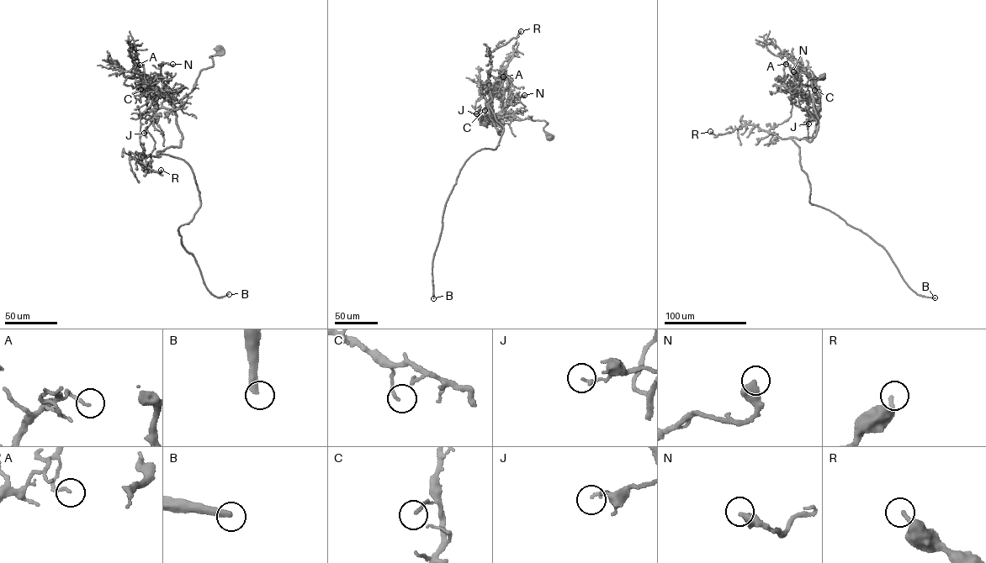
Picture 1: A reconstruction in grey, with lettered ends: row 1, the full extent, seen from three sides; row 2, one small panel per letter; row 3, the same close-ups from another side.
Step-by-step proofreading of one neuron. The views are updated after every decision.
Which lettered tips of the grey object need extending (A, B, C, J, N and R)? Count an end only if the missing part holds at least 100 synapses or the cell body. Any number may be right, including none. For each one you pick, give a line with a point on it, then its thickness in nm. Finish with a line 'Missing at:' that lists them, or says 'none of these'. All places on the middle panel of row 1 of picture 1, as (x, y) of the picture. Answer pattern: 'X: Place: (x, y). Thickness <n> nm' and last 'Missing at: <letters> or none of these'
B: Place: (433, 298). Thickness 320 nm
Missing at: B

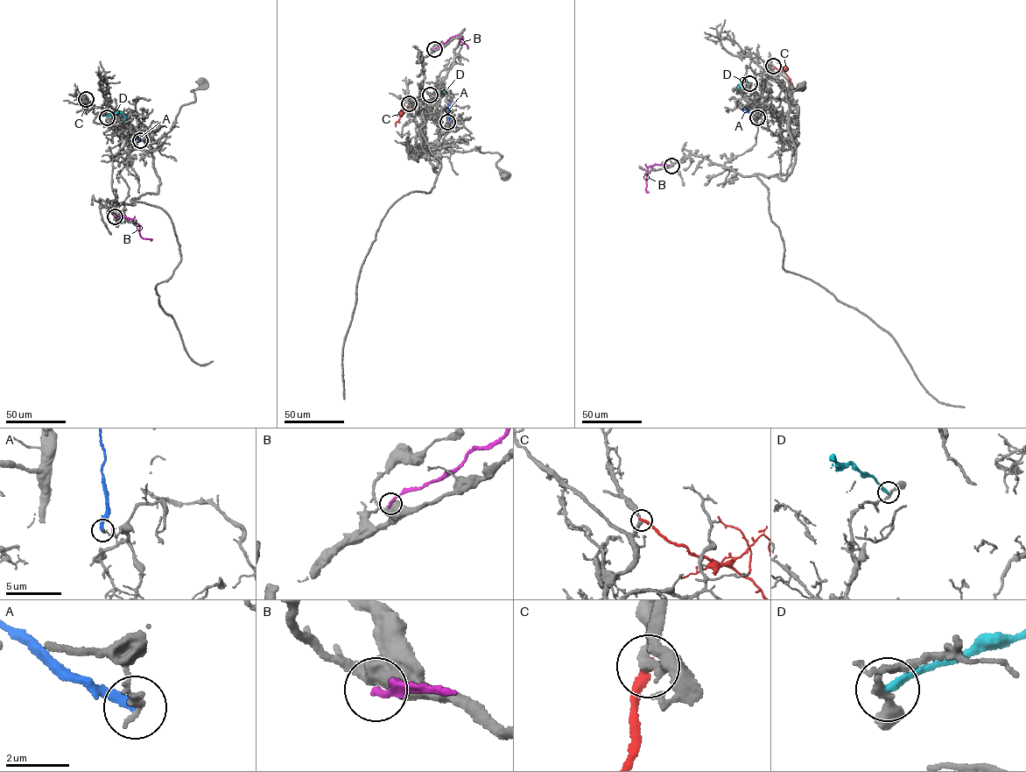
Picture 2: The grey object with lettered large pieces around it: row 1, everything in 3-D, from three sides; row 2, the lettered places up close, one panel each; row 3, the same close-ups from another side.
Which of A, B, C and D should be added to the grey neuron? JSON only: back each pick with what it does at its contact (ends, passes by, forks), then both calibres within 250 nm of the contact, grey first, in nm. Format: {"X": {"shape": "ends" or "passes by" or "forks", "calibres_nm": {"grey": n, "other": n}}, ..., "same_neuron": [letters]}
{"same_neuron": []}

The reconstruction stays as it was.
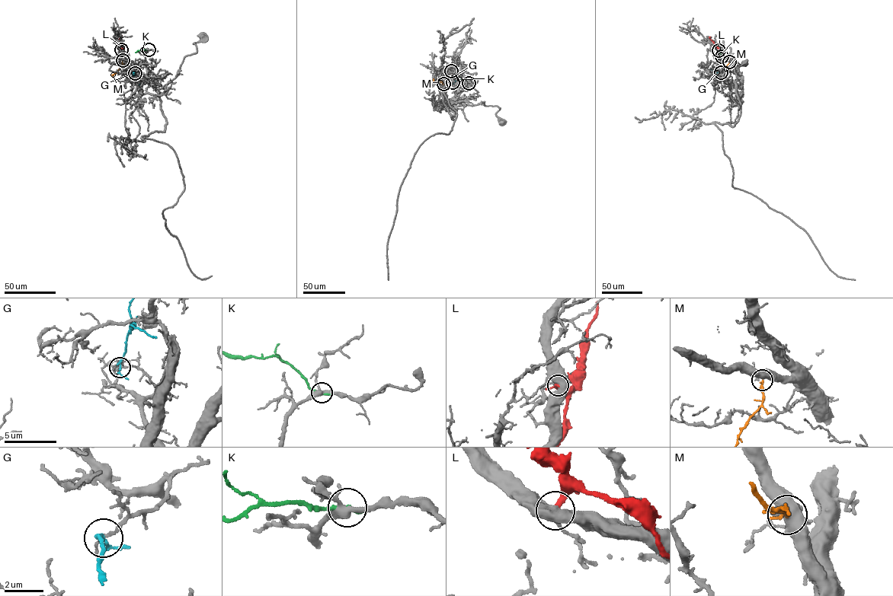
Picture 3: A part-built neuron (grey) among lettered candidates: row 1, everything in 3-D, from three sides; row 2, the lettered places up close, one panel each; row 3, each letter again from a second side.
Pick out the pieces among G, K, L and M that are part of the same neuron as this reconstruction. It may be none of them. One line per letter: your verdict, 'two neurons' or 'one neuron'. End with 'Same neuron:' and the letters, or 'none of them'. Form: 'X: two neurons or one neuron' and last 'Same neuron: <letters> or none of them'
G: two neurons
K: two neurons
L: two neurons
M: one neuron
Same neuron: M

